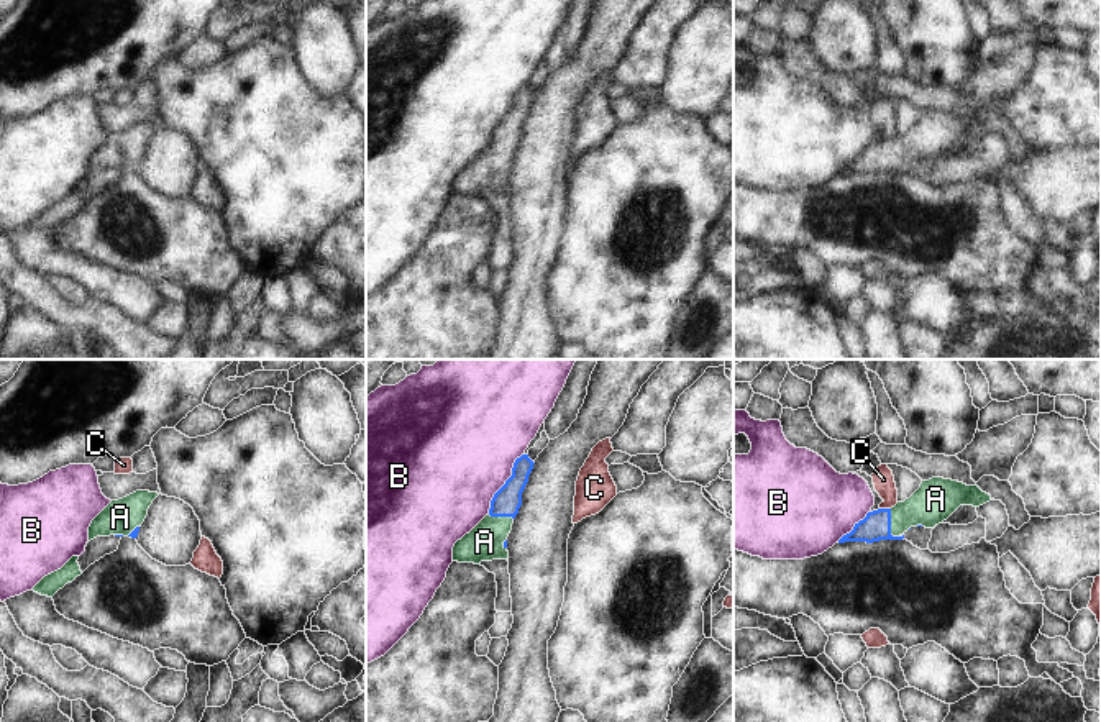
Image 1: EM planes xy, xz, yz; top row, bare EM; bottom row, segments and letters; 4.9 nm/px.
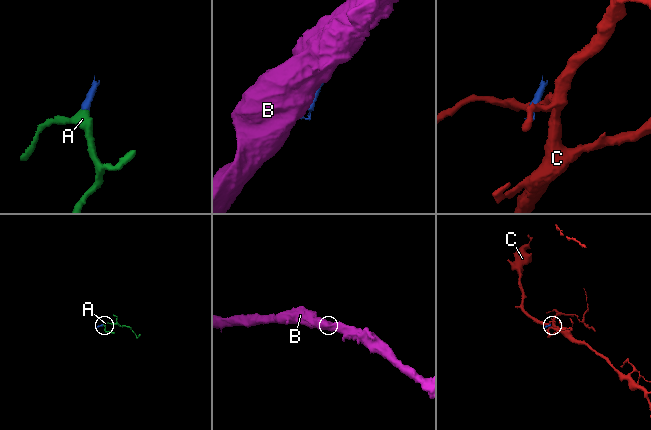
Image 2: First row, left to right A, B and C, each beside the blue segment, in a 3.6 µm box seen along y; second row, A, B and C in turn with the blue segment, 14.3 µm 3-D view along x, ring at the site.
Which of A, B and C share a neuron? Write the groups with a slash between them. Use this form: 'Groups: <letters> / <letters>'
Groups: A / B / C

